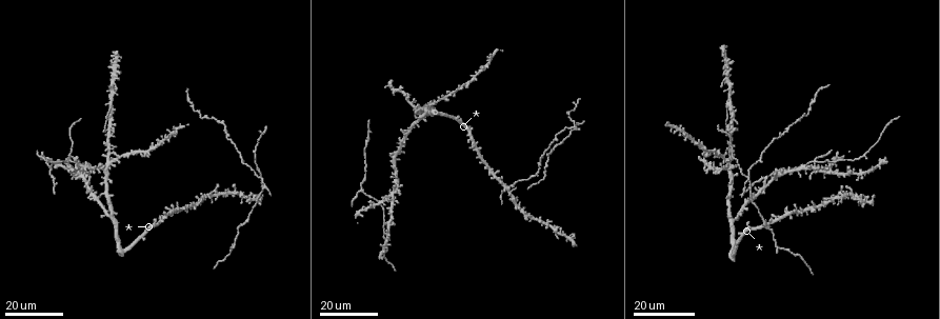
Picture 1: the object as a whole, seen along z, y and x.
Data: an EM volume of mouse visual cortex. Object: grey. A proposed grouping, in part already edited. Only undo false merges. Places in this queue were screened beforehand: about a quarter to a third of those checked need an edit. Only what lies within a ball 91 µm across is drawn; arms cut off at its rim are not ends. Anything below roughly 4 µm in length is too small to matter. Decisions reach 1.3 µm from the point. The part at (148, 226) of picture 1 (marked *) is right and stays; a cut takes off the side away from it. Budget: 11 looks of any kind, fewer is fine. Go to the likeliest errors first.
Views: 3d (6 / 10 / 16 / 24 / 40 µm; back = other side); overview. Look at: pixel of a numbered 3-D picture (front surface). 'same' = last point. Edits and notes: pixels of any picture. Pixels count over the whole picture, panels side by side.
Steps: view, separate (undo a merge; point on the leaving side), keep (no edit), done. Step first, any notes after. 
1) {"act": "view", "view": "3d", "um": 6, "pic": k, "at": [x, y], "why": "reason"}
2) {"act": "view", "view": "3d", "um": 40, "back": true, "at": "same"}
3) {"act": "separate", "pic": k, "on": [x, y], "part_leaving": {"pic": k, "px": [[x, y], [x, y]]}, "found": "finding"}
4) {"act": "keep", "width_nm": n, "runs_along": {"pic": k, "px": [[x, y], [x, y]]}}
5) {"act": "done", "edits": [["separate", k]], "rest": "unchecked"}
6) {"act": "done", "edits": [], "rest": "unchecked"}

{"act": "view", "view": "3d", "um": 24, "pic": 1, "at": [748, 179], "why": "looks like a crossing"}

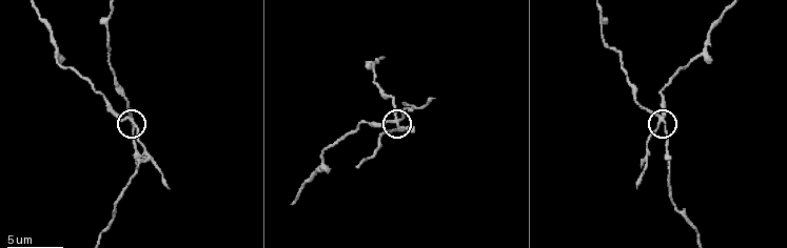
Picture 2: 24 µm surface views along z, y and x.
{"act": "view", "view": "3d", "um": 10, "pic": 2, "at": [394, 121]}

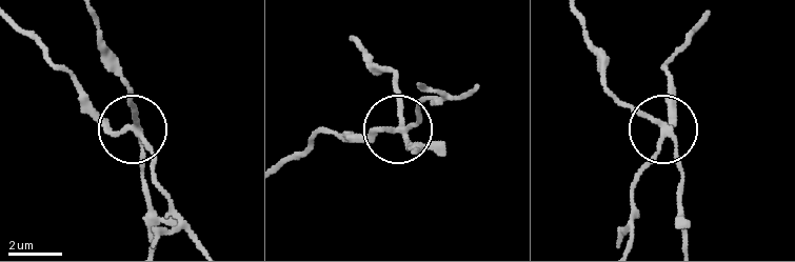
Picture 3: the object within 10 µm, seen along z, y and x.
{"act": "separate", "pic": 3, "on": [98, 122], "side_arm_um": 25, "part_leaving": {"pic": 3, "px": [[132, 130], [106, 124], [79, 83], [18, 31]]}, "found": "a second neuron is stuck on"}

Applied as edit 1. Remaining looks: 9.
{"act": "view", "view": "overview", "why": "redraw"}

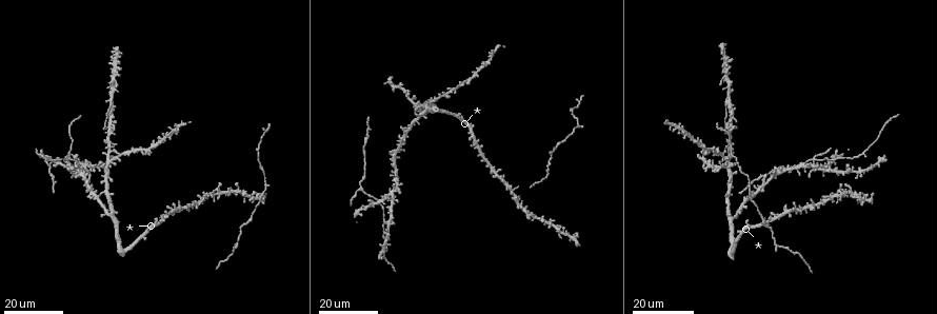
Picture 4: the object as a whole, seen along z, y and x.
{"act": "view", "view": "3d", "um": 24, "pic": 4, "at": [113, 104], "why": "three-way junction"}

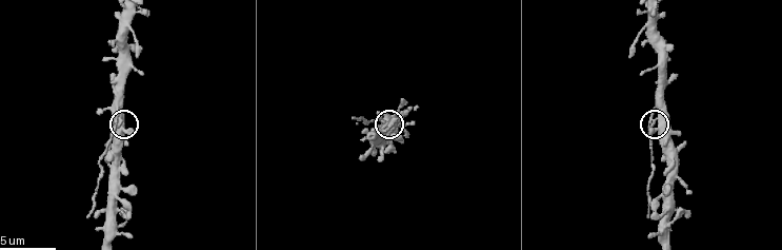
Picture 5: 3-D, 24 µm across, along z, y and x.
{"act": "view", "view": "3d", "um": 10, "pic": 5, "at": [650, 123]}

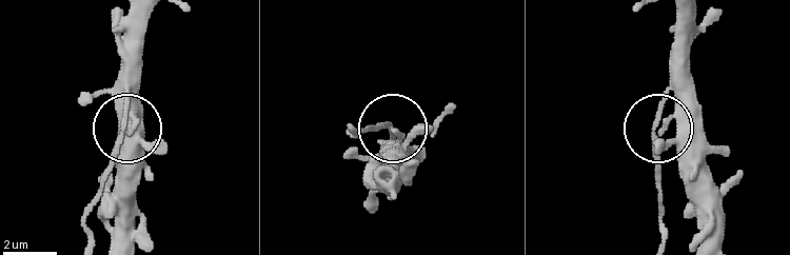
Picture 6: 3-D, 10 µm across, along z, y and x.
{"act": "separate", "pic": 6, "on": [383, 126], "arms": 3, "part_leaving": {"pic": 6, "px": [[131, 96], [113, 169], [85, 222], [90, 242]]}, "found": "a second neuron is stuck on"}

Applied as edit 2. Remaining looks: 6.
{"act": "view", "view": "3d", "um": 24, "pic": 4, "at": [361, 190], "why": "three arms meet"}

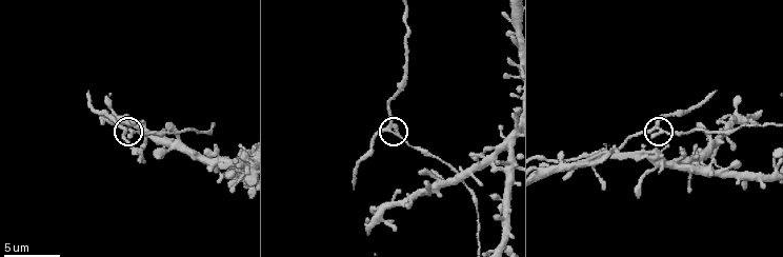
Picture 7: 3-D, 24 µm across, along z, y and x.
{"act": "view", "view": "3d", "um": 6, "pic": 7, "at": [651, 131], "why": "closer look"}

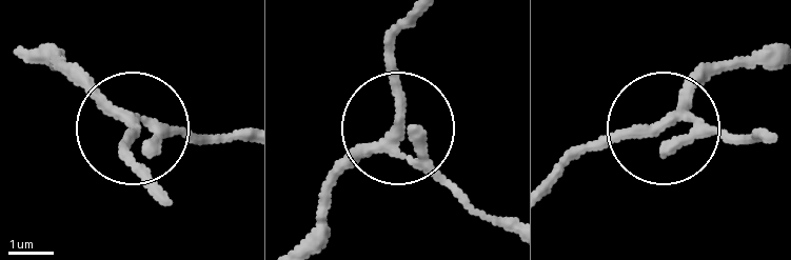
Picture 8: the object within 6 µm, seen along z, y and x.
{"act": "keep", "side_arm_um": 8, "runs_along": {"pic": 8, "px": [[767, 133], [666, 130], [718, 68]]}, "found": "all the same neuron"}

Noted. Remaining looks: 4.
{"act": "view", "view": "3d", "um": 10, "pic": 7, "at": [443, 162], "why": "three-way junction"}

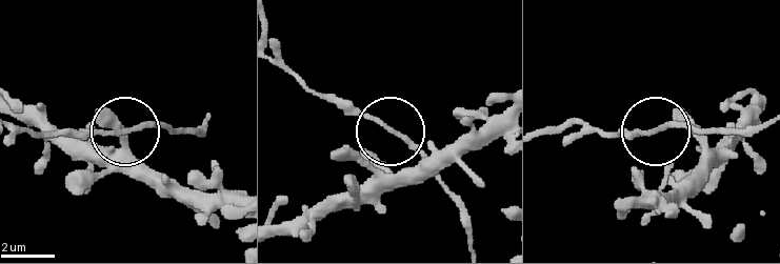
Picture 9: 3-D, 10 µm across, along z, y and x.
{"act": "keep", "width_nm": 120, "found": "continuous, no second neuron"}

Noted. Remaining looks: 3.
{"act": "view", "view": "overview", "why": "see it whole again"}

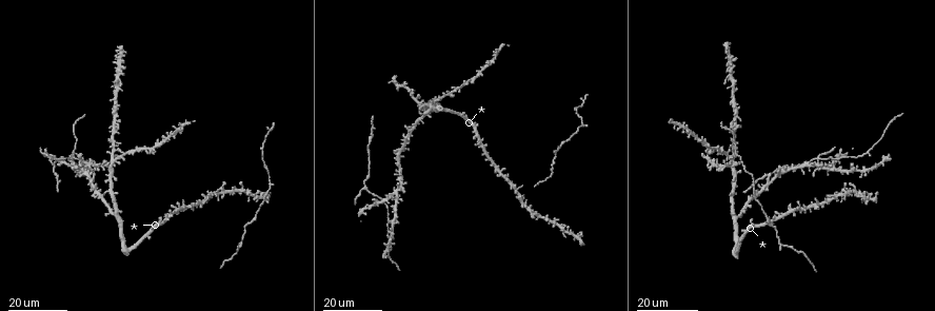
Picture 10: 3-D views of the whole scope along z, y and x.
{"act": "view", "view": "3d", "um": 16, "pic": 10, "at": [737, 218]}

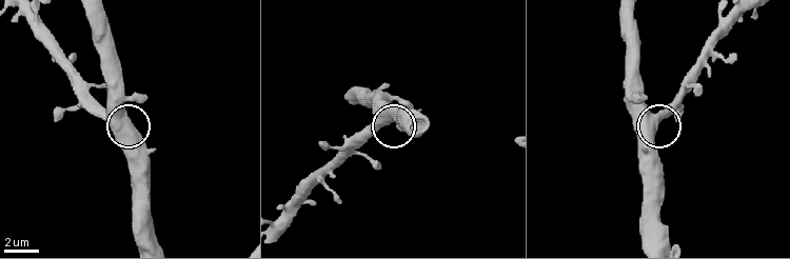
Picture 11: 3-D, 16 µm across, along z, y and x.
{"act": "view", "view": "3d", "um": 10, "pic": 11, "at": [651, 113], "why": "zoom in"}

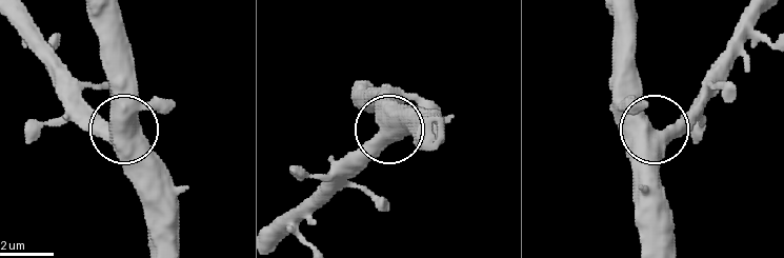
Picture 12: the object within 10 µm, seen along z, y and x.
{"act": "keep", "side_arm_um": 62, "runs_along": {"pic": 12, "px": [[659, 243], [659, 141], [620, 76]]}, "found": "all the same neuron"}

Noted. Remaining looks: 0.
{"act": "done", "edits": [["separate", 3], ["separate", 6]], "rest": "unchecked"}

